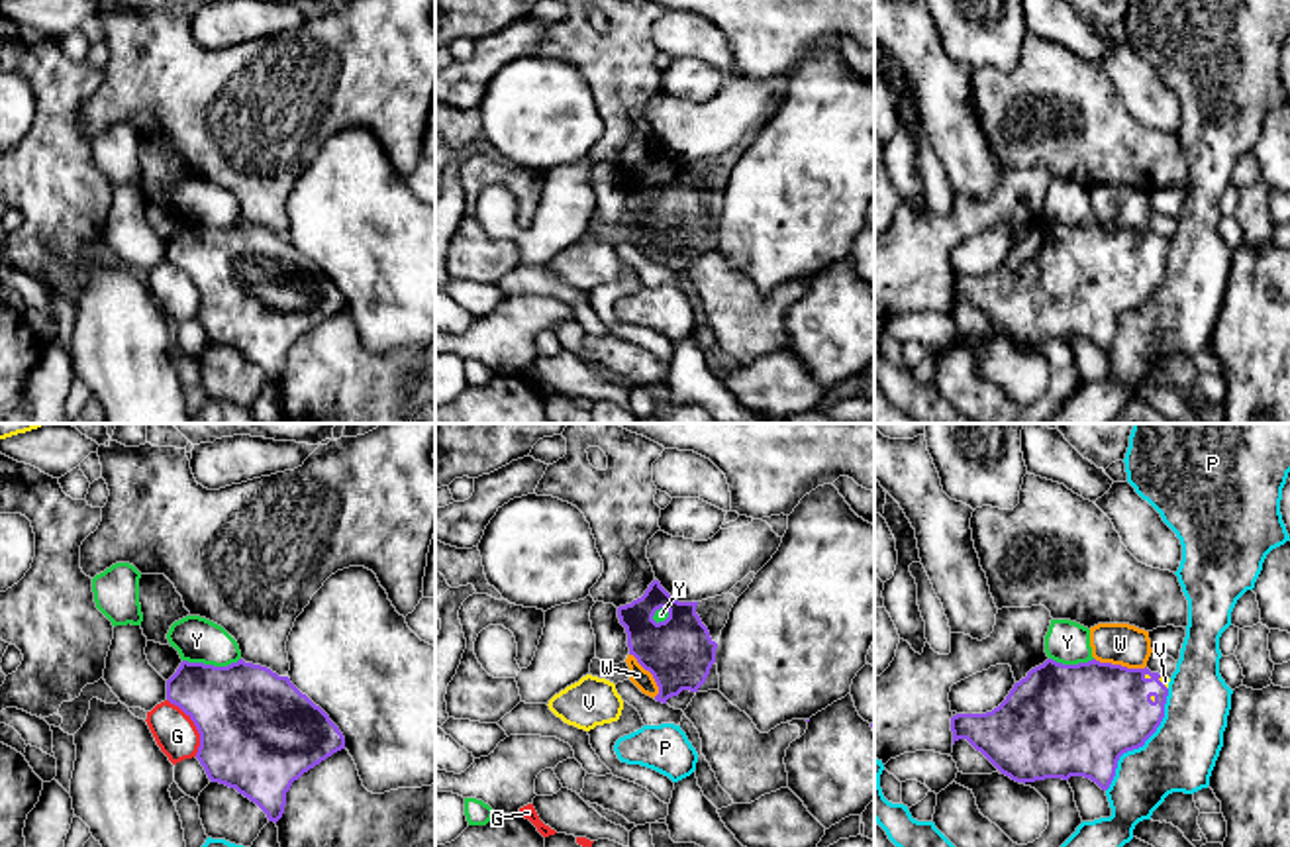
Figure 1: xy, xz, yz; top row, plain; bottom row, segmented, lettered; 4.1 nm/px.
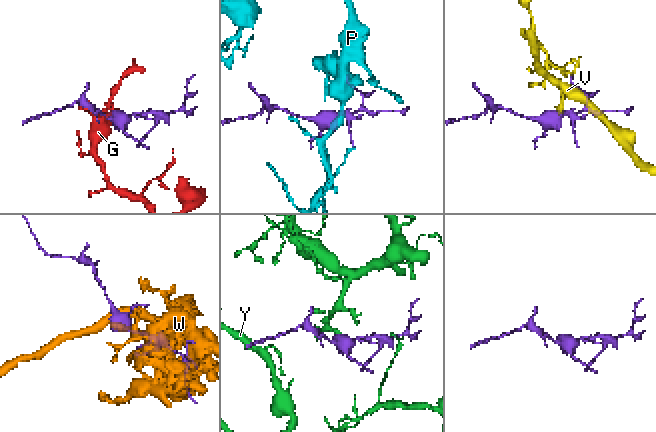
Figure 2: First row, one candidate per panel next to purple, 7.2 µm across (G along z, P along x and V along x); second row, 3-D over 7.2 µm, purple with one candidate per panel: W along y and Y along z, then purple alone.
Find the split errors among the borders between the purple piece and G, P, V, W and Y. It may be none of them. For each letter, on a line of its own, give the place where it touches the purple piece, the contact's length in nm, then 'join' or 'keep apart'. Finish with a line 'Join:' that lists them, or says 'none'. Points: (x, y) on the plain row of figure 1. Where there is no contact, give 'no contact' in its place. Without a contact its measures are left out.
G: xy (195, 285) | 260 nm | keep apart
P: yz (1141, 306) | 500 nm | keep apart
V: yz (1147, 234) | 40 nm | join
W: yz (1120, 226) | 220 nm | keep apart
Y: xy (210, 226) | 240 nm | keep apart
Join: V

